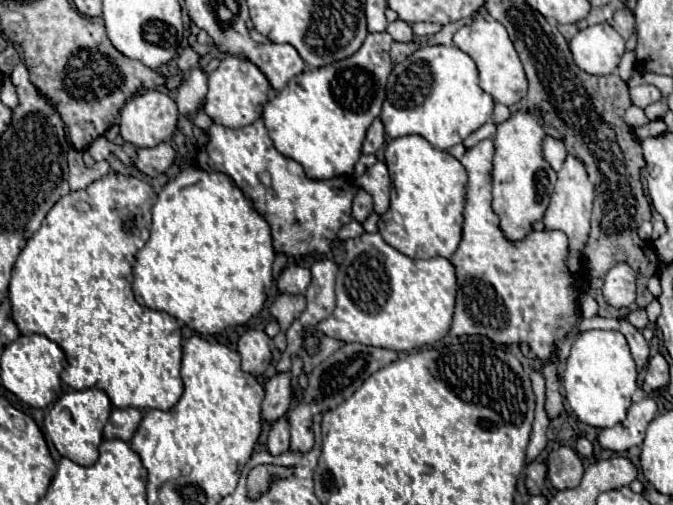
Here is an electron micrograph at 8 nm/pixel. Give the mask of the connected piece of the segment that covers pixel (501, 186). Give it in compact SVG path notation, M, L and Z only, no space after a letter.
M521 112L509 116L509 120L497 124L493 136L493 210L501 220L501 228L511 240L525 238L543 218L551 192L555 188L557 172L543 158L545 130L535 112Z

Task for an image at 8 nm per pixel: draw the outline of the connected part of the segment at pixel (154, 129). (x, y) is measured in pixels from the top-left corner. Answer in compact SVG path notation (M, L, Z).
M147 90L145 94L133 96L121 110L121 138L137 148L153 148L165 140L171 140L171 136L177 130L177 104L171 96L159 92L159 90Z

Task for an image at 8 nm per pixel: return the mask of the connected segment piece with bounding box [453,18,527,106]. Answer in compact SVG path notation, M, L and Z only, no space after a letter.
M477 18L471 24L459 28L457 34L453 36L453 42L457 44L459 50L463 50L465 54L469 54L475 60L477 70L479 70L479 86L487 94L491 94L495 102L511 106L525 98L525 94L527 94L525 70L523 70L523 64L521 64L503 24L499 24L497 20Z

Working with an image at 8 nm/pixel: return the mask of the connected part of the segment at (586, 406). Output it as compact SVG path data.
M587 330L577 336L563 370L565 398L573 414L595 428L611 428L625 420L631 396L637 390L637 366L627 340L615 330Z

